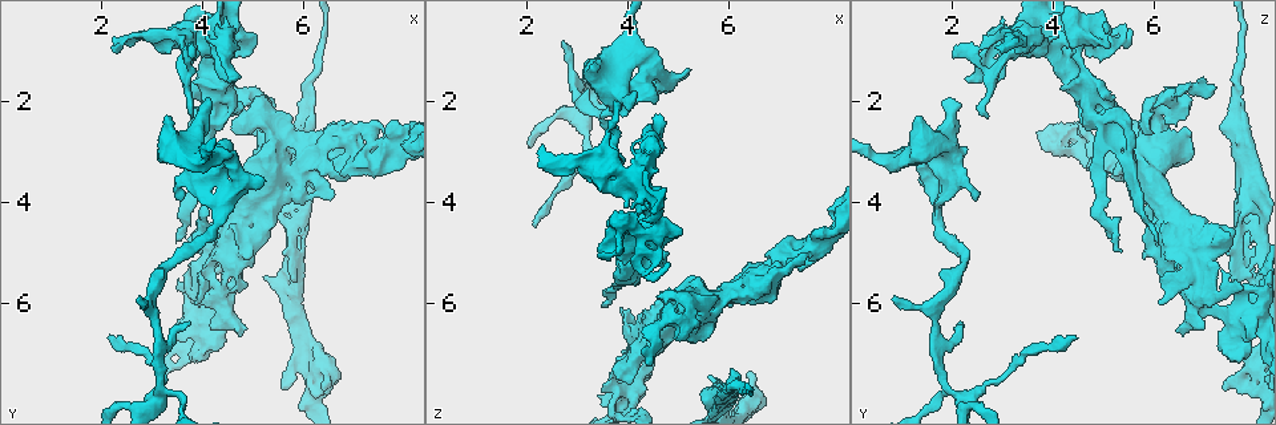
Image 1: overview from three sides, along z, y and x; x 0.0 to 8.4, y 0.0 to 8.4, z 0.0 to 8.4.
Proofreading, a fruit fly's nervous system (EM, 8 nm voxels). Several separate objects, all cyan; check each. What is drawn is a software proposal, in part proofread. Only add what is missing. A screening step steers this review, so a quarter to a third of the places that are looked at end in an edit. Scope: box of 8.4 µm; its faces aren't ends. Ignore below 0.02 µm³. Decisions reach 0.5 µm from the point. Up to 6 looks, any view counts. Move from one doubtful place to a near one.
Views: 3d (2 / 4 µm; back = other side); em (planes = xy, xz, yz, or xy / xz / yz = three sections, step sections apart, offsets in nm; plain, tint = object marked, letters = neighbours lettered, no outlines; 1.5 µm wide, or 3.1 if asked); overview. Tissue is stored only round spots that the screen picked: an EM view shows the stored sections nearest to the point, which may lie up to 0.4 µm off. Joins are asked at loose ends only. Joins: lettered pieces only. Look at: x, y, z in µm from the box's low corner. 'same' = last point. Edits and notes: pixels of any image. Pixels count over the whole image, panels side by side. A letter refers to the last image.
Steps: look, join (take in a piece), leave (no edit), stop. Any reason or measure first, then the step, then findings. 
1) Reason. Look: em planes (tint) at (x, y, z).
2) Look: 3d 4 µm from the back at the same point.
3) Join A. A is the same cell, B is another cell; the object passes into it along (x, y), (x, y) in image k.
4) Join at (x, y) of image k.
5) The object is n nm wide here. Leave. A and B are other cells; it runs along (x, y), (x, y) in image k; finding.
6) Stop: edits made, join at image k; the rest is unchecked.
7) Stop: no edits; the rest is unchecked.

Free end. Look: 3d 4 µm at (3.45, 4.70, 6.00).

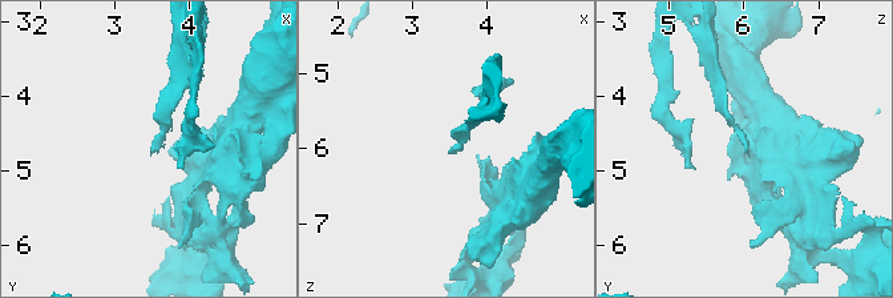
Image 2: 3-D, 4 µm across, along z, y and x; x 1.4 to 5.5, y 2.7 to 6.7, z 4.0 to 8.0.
Look: em planes (letters) at (3.50, 4.75, 6.05).

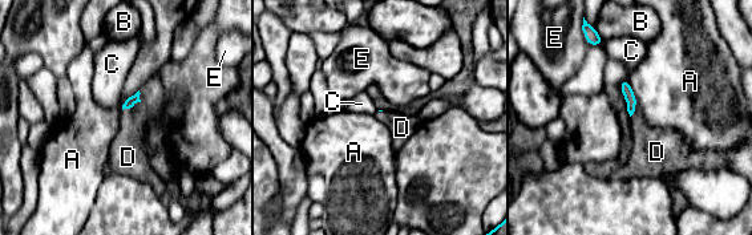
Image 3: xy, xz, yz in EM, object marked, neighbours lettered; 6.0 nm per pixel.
Join D. D is the same cell, A, B, C and E are other cells; the object passes into it along (133, 100), (136, 102), (129, 142) in image 3; the neuron continues.

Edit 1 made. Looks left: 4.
Look: overview.

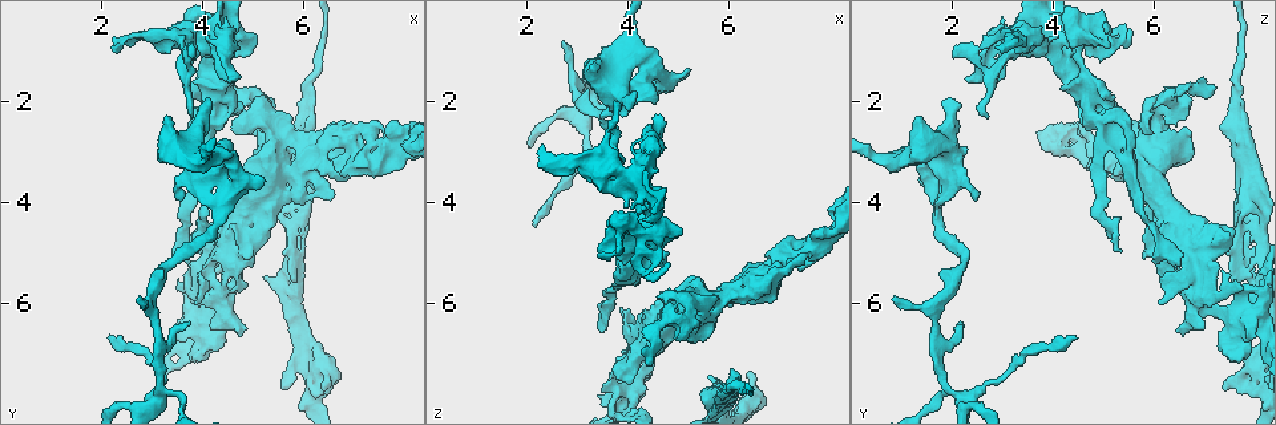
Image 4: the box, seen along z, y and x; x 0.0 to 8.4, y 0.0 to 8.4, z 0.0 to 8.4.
An open end. Look: 3d 4 µm at (4.15, 6.70, 7.30).

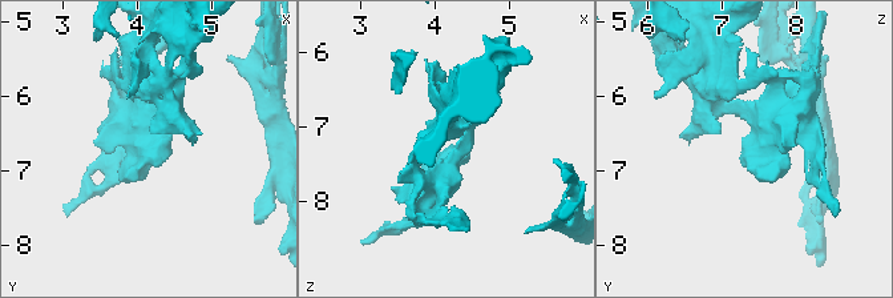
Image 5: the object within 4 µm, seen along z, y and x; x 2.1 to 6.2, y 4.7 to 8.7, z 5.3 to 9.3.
Look: em planes (letters) at (4.20, 6.75, 7.25).

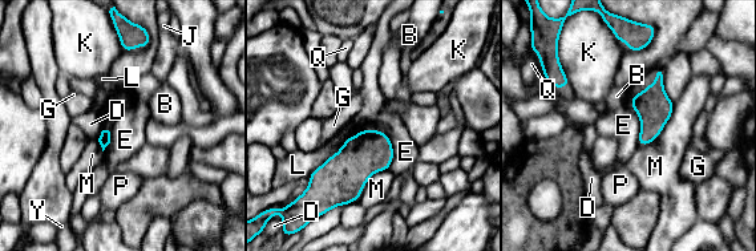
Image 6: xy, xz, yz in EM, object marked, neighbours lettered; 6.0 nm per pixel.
Leave. B, D, E, G, J, K, L, M, P, Q and Y are other cells; a border runs along (308, 175), (308, 186), (296, 198) in image 6; none of them fits.

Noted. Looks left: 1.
Branch stops here. Look: em yz step 4 (letters) at (3.60, 3.95, 2.45).

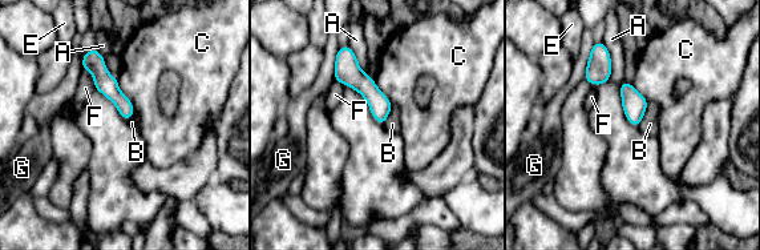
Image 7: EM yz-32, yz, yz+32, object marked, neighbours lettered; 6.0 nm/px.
Leave. A, B, C, E, F and G are other cells; none of them fits.

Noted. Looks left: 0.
Stop: edits made, join at image 3; the rest is unchecked.

